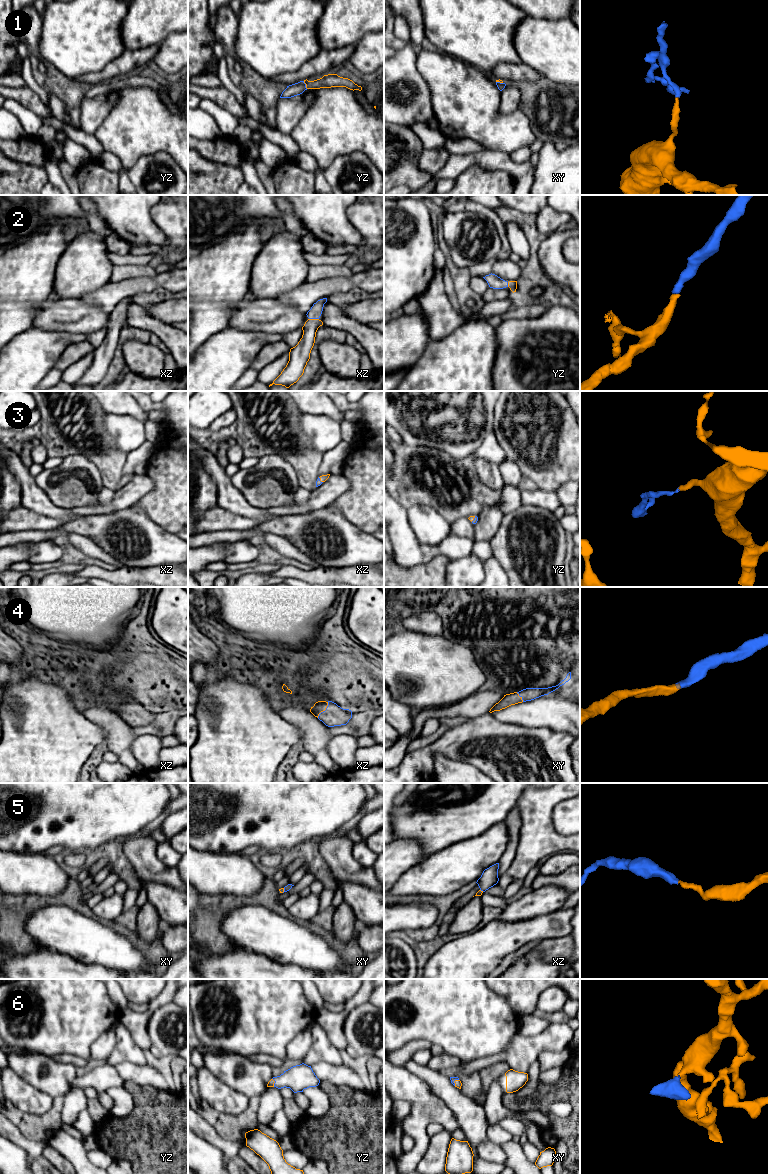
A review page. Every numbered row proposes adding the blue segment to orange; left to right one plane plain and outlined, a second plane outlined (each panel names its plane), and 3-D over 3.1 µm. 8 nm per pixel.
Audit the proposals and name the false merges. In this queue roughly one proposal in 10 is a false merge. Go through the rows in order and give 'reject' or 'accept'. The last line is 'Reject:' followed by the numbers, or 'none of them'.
1: accept
2: accept
3: accept
4: accept
5: accept
6: accept
Reject: none of them

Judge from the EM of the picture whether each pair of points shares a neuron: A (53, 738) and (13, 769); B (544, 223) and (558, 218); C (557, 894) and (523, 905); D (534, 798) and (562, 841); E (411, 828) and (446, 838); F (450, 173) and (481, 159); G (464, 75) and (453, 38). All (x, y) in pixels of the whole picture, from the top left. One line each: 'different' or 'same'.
A: same
B: same
C: same
D: same
E: same
F: same
G: different

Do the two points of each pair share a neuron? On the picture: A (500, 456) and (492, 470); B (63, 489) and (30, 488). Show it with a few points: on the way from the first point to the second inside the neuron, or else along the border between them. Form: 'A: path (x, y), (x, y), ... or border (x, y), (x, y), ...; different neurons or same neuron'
A: border (475, 459), (486, 459), (497, 465); different neurons
B: border (34, 478), (37, 485), (56, 506); different neurons

